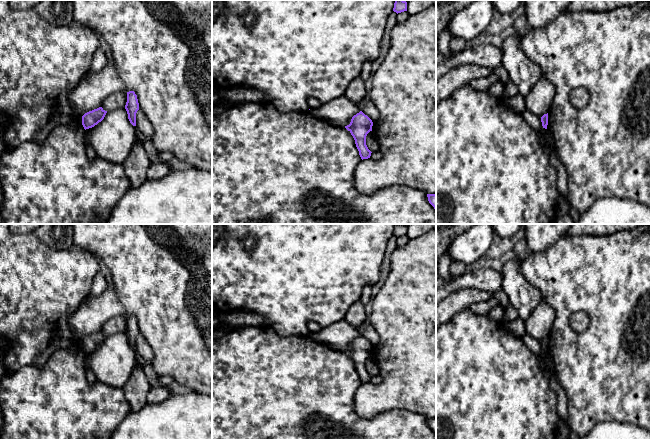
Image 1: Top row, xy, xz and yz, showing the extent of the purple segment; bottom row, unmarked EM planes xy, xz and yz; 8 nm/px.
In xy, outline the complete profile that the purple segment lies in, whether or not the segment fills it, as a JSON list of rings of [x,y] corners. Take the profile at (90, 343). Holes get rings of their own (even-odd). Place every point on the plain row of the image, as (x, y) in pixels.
[[[99,331],[97,333],[85,337],[82,340],[82,349],[84,353],[86,354],[97,349],[104,343],[106,337],[107,335],[105,335],[102,331]]]

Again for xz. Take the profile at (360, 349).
[[[362,335],[354,339],[350,348],[345,350],[353,360],[362,384],[370,382],[372,377],[366,369],[366,360],[370,355],[372,355],[372,350],[372,344]]]

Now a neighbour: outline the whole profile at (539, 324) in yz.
[[[541,301],[526,320],[526,333],[541,342],[549,336],[555,318],[554,309],[546,301]]]

